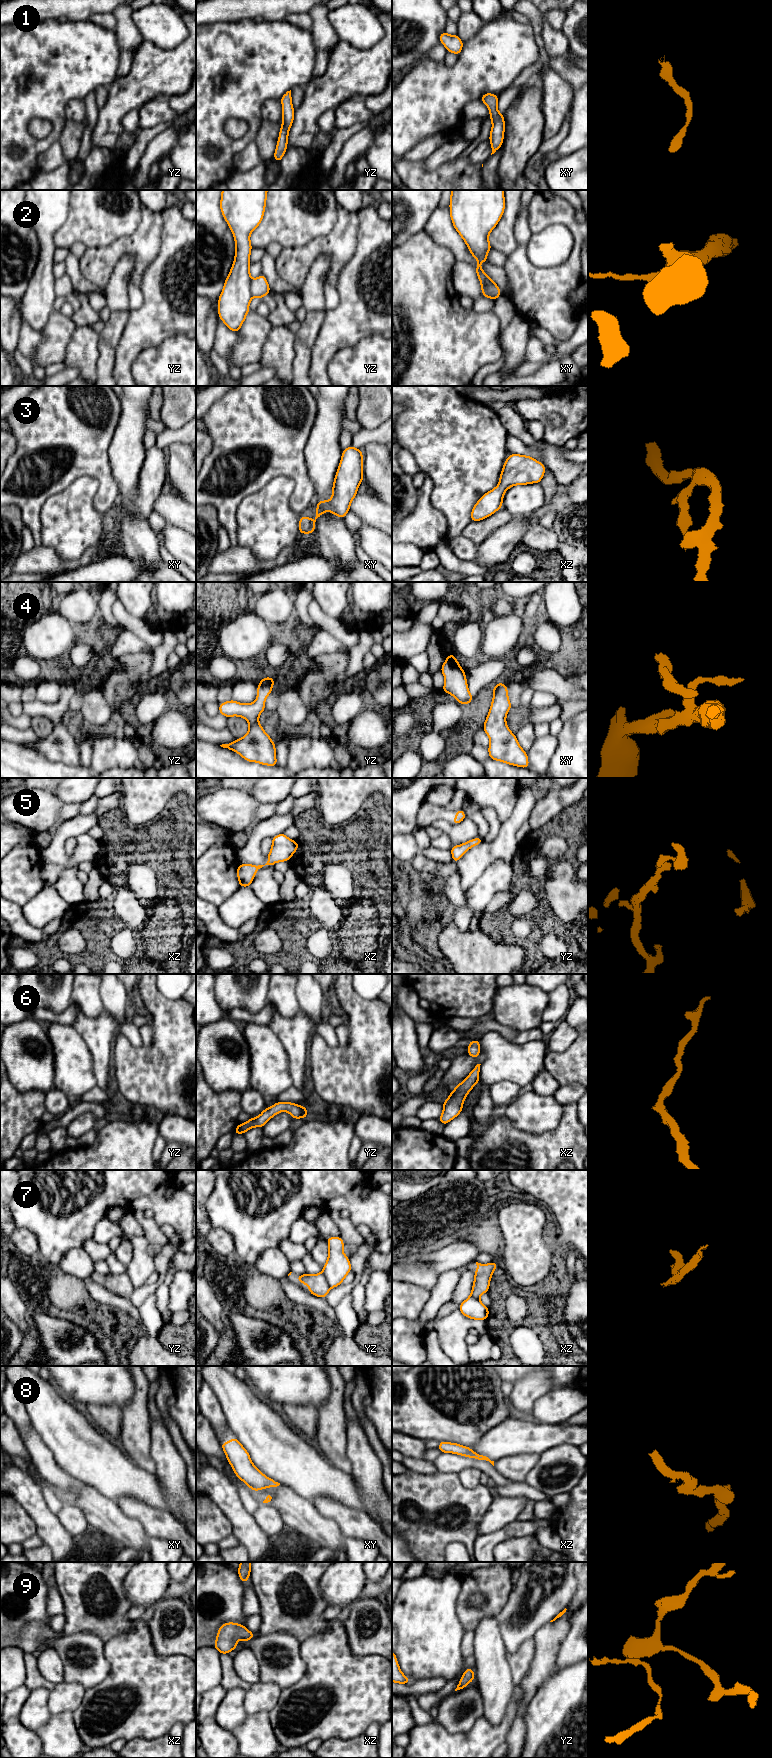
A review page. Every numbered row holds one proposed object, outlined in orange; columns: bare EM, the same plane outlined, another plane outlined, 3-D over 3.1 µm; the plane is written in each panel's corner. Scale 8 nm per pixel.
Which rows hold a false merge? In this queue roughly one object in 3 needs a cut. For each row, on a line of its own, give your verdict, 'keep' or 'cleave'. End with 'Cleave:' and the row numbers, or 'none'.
1: keep
2: cleave
3: keep
4: keep
5: keep
6: keep
7: cleave
8: keep
9: keep
Cleave: 2, 7

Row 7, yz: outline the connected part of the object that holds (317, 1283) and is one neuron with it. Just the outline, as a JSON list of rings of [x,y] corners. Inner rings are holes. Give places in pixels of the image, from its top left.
[[[322,1273],[297,1275],[297,1281],[309,1287],[309,1294],[321,1298],[325,1298],[331,1289]]]

